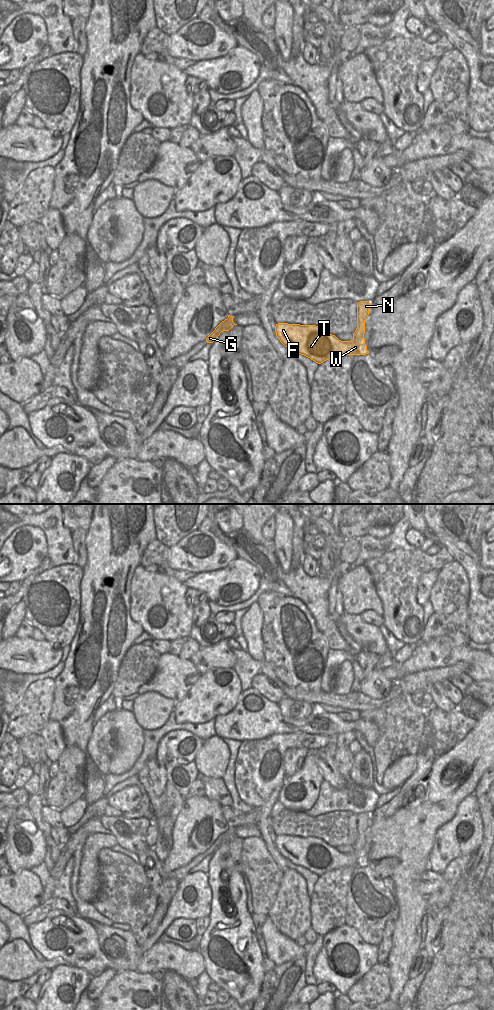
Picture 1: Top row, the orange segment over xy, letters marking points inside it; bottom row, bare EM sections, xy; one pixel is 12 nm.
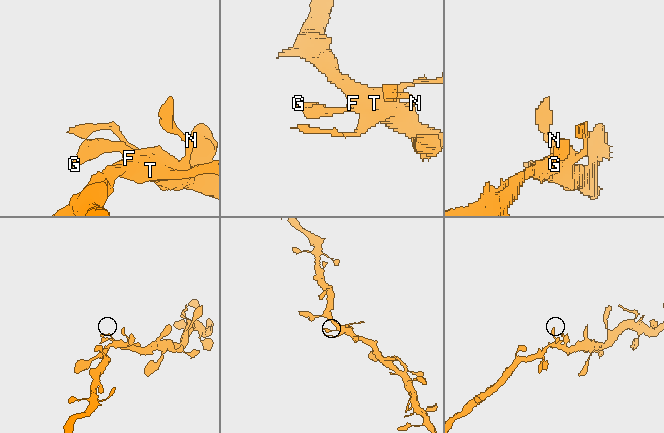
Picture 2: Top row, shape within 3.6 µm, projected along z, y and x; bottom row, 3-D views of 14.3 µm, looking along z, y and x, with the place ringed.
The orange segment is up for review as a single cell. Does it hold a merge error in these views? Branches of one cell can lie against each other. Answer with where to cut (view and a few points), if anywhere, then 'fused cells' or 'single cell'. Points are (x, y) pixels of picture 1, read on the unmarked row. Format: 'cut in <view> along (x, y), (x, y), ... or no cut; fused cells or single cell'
no cut; single cell

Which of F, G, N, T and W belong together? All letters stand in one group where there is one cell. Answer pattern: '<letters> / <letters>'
F G N T W

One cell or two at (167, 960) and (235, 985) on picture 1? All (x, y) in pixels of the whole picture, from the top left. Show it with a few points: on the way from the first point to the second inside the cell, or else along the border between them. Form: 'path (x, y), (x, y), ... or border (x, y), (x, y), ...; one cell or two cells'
border (197, 950), (203, 959), (205, 970); two cells

